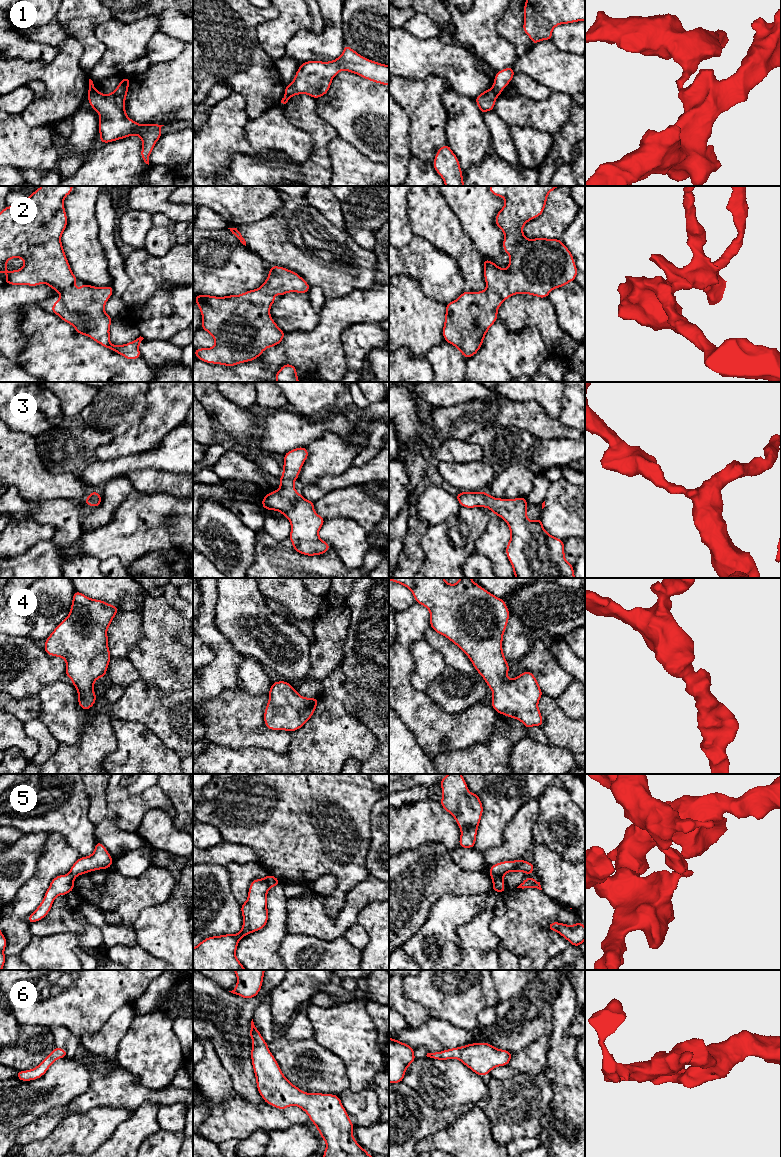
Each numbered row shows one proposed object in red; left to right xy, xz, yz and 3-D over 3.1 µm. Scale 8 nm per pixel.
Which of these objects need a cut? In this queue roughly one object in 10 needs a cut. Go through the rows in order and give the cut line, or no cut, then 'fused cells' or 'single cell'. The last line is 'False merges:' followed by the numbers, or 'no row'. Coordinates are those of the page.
1: cut in yz along (492, 88), (498, 94); fused cells
2: no cut; single cell
3: no cut; single cell
4: no cut; single cell
5: cut in yz along (523, 860), (520, 865), (508, 871); fused cells
6: no cut; single cell
False merges: 1, 5

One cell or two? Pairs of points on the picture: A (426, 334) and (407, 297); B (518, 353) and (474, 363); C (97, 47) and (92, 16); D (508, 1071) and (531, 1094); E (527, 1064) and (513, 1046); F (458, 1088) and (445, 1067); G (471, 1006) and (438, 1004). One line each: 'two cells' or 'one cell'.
A: one cell
B: one cell
C: one cell
D: two cells
E: two cells
F: one cell
G: one cell

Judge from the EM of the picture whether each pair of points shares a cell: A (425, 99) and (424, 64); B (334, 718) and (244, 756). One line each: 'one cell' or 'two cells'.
A: two cells
B: one cell

